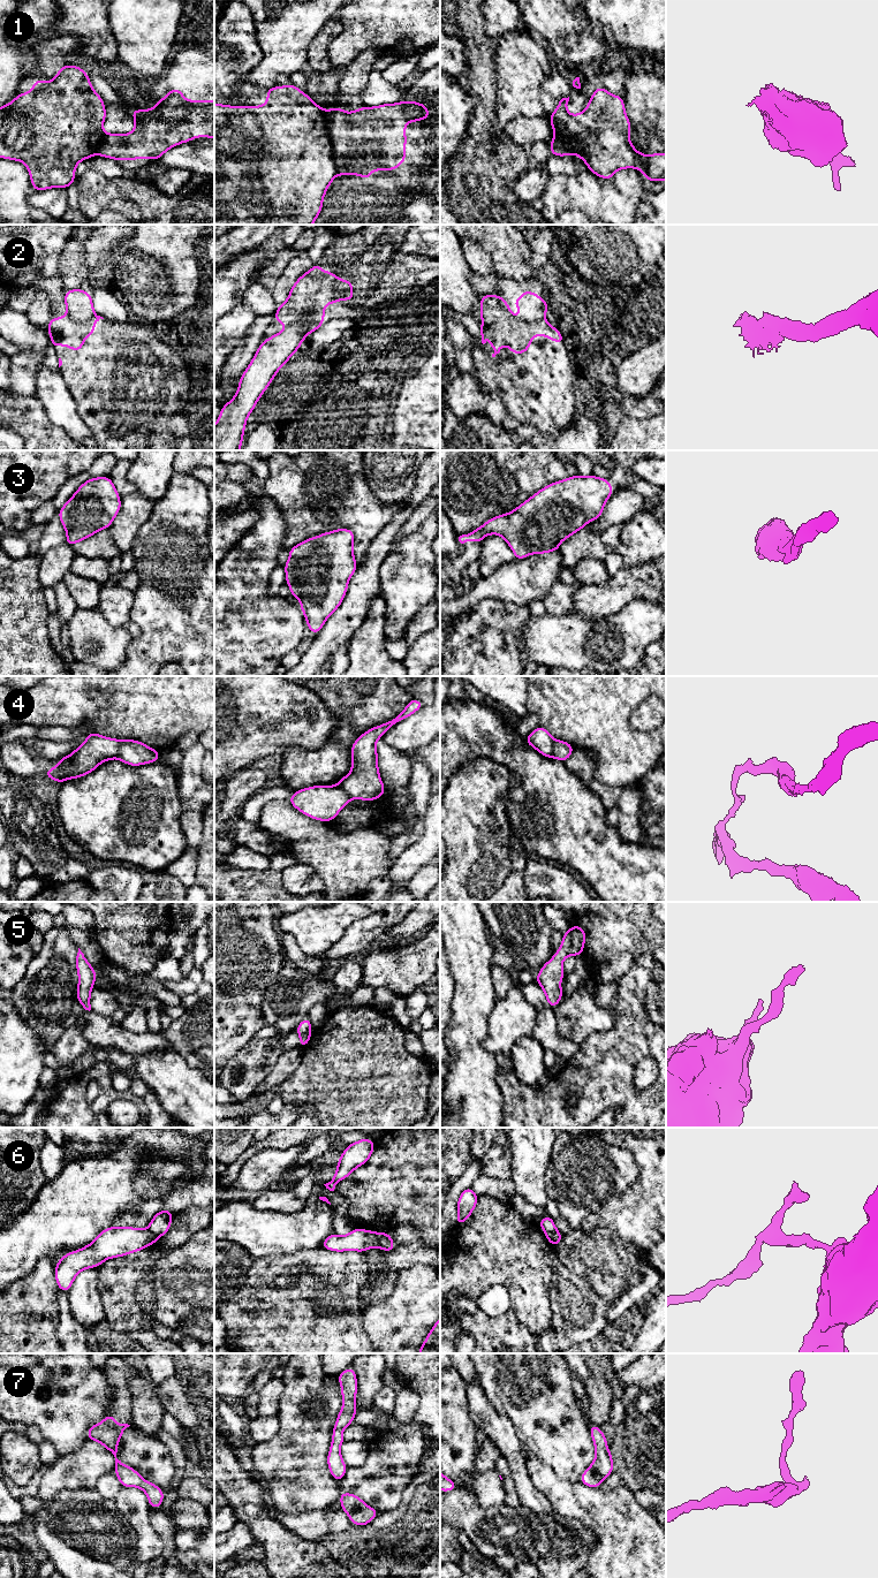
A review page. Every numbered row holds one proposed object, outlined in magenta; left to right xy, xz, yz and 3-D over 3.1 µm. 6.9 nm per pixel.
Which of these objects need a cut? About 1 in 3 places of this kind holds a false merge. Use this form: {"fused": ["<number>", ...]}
{"fused": ["1", "2", "4", "6"]}

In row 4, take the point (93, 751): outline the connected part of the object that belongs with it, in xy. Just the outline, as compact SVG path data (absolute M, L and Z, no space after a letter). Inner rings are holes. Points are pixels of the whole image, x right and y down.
M106 736L86 738L76 750L58 760L54 768L44 773L45 777L59 784L66 780L82 777L94 771L101 763L119 758L119 741Z

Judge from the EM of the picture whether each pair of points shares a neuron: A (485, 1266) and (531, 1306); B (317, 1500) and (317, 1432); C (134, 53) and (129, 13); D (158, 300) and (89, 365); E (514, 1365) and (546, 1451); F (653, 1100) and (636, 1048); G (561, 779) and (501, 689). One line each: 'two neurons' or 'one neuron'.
A: one neuron
B: one neuron
C: one neuron
D: two neurons
E: one neuron
F: one neuron
G: two neurons

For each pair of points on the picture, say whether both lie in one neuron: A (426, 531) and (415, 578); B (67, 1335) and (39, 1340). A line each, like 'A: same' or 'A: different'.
A: same
B: different

